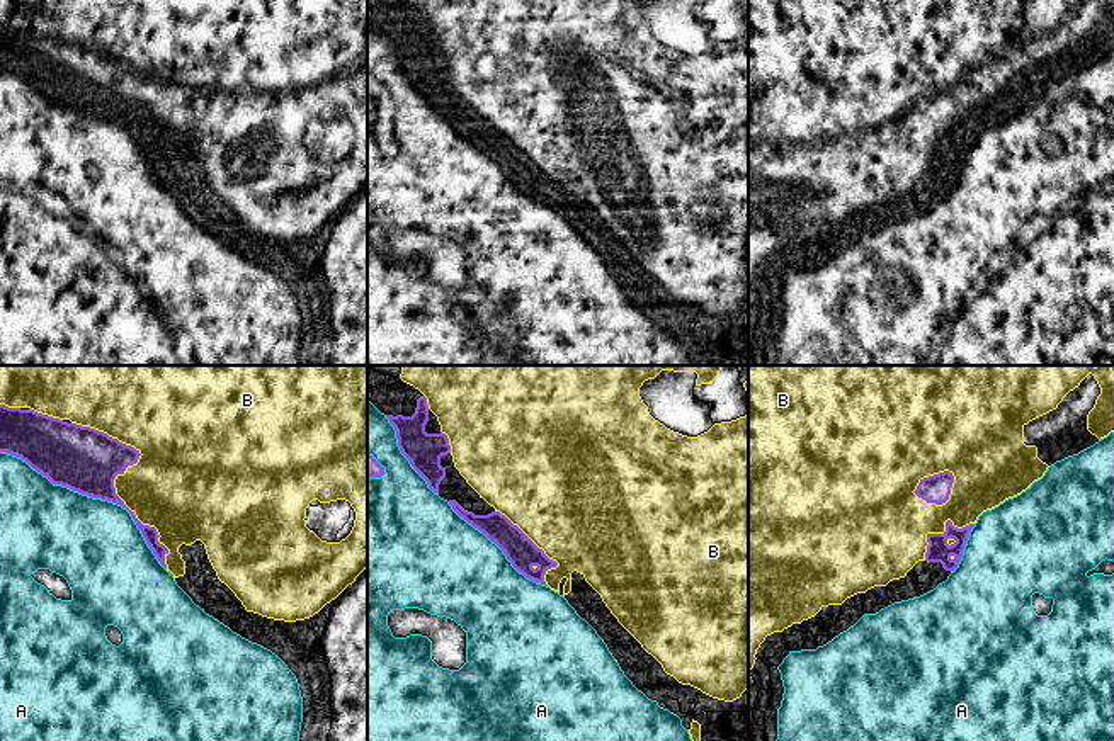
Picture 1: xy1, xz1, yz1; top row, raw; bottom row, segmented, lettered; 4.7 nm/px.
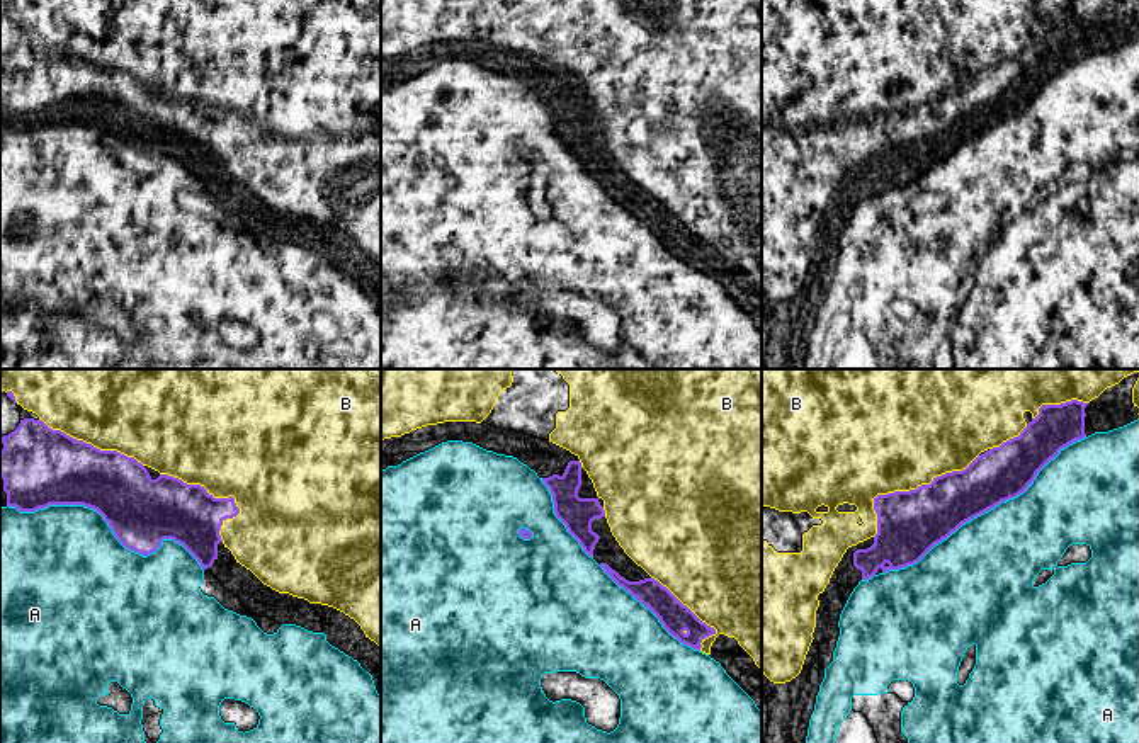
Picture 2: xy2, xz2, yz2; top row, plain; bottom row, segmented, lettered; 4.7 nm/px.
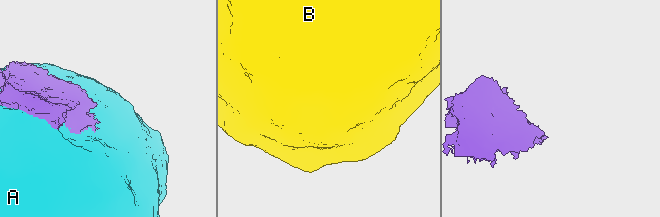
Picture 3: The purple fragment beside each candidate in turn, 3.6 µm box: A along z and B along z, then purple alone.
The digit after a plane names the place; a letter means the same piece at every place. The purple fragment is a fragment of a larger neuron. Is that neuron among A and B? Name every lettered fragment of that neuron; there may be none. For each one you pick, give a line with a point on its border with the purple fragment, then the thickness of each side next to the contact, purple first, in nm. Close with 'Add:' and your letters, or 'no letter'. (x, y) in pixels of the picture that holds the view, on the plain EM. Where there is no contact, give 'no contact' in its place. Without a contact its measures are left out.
B: meets purple in xy1 at (113, 101); 300 nm thick on the purple side, 360 nm on the other
Add: B

